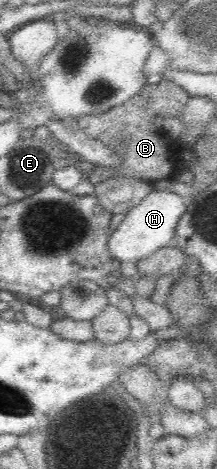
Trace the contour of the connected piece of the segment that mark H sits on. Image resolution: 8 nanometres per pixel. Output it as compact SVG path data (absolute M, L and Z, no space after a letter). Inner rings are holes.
M153 190L136 207L125 213L117 229L110 235L108 252L118 262L137 262L161 247L171 245L176 234L176 225L183 211L183 199L168 190Z

